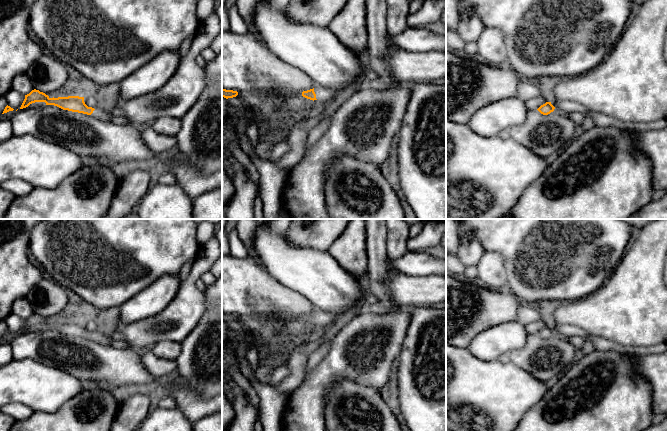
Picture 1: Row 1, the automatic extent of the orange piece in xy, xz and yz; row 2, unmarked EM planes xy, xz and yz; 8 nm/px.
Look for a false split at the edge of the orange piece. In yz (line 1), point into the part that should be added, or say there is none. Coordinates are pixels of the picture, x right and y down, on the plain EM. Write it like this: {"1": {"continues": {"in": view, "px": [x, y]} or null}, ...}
{"1": {"continues": null}}

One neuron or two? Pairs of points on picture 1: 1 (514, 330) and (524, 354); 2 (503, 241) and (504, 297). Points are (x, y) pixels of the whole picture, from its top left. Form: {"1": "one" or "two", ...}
{"1": "two", "2": "two"}

